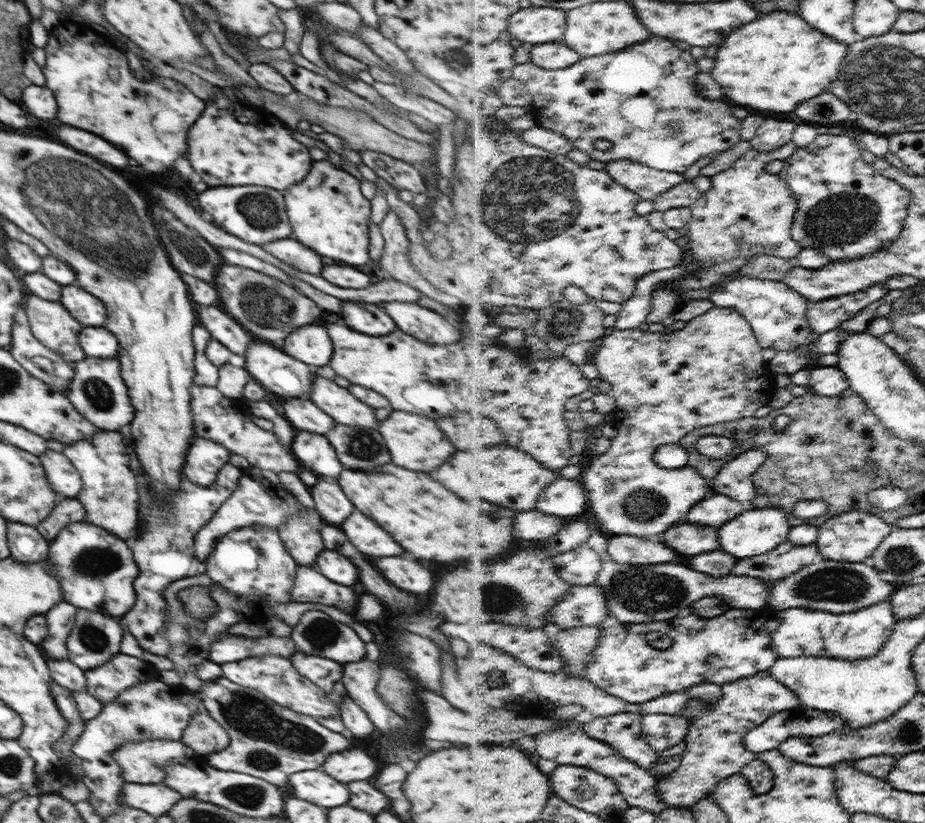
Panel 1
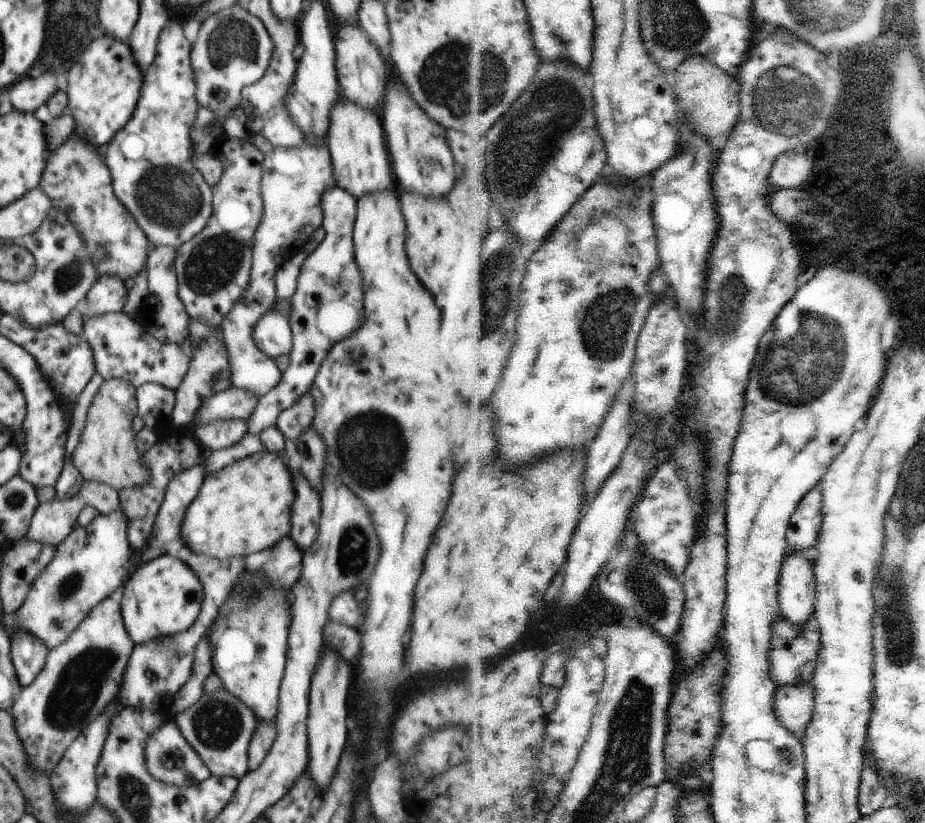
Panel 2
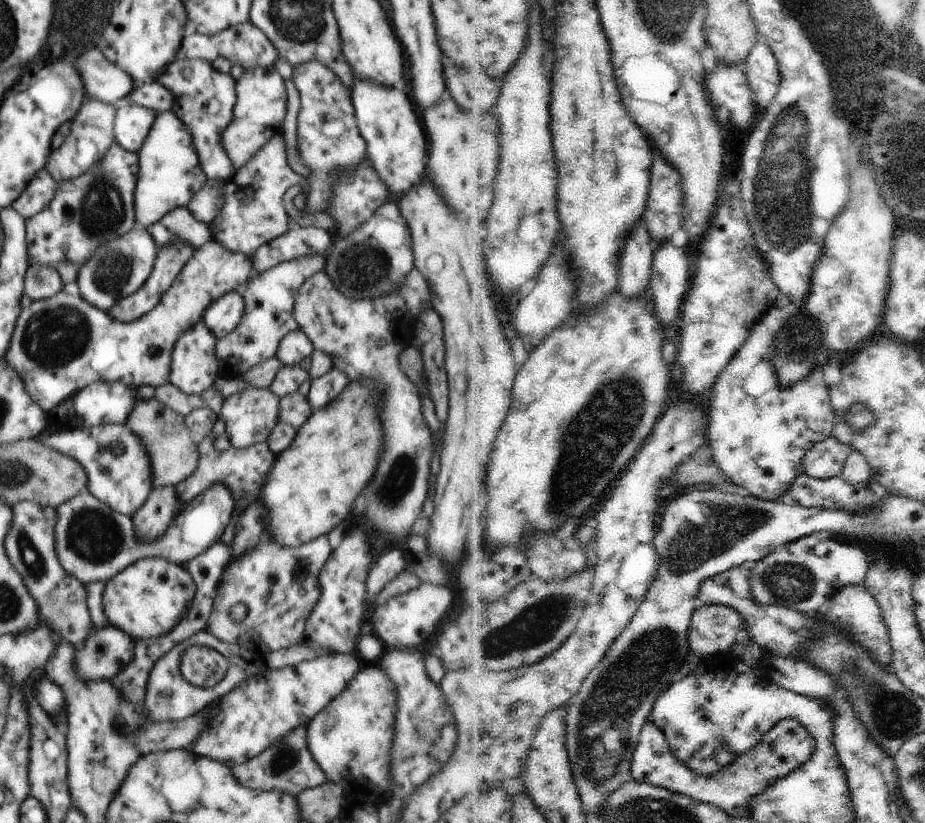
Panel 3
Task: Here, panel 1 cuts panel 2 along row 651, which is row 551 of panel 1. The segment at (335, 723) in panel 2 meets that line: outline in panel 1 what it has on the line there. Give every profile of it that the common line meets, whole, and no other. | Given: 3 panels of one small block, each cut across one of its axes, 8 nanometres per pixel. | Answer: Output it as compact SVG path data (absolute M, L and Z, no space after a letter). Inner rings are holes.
M324 550L318 560L316 560L316 568L332 582L336 584L344 584L344 586L352 586L358 582L358 570L356 566L340 556L338 552L330 552L330 550Z

